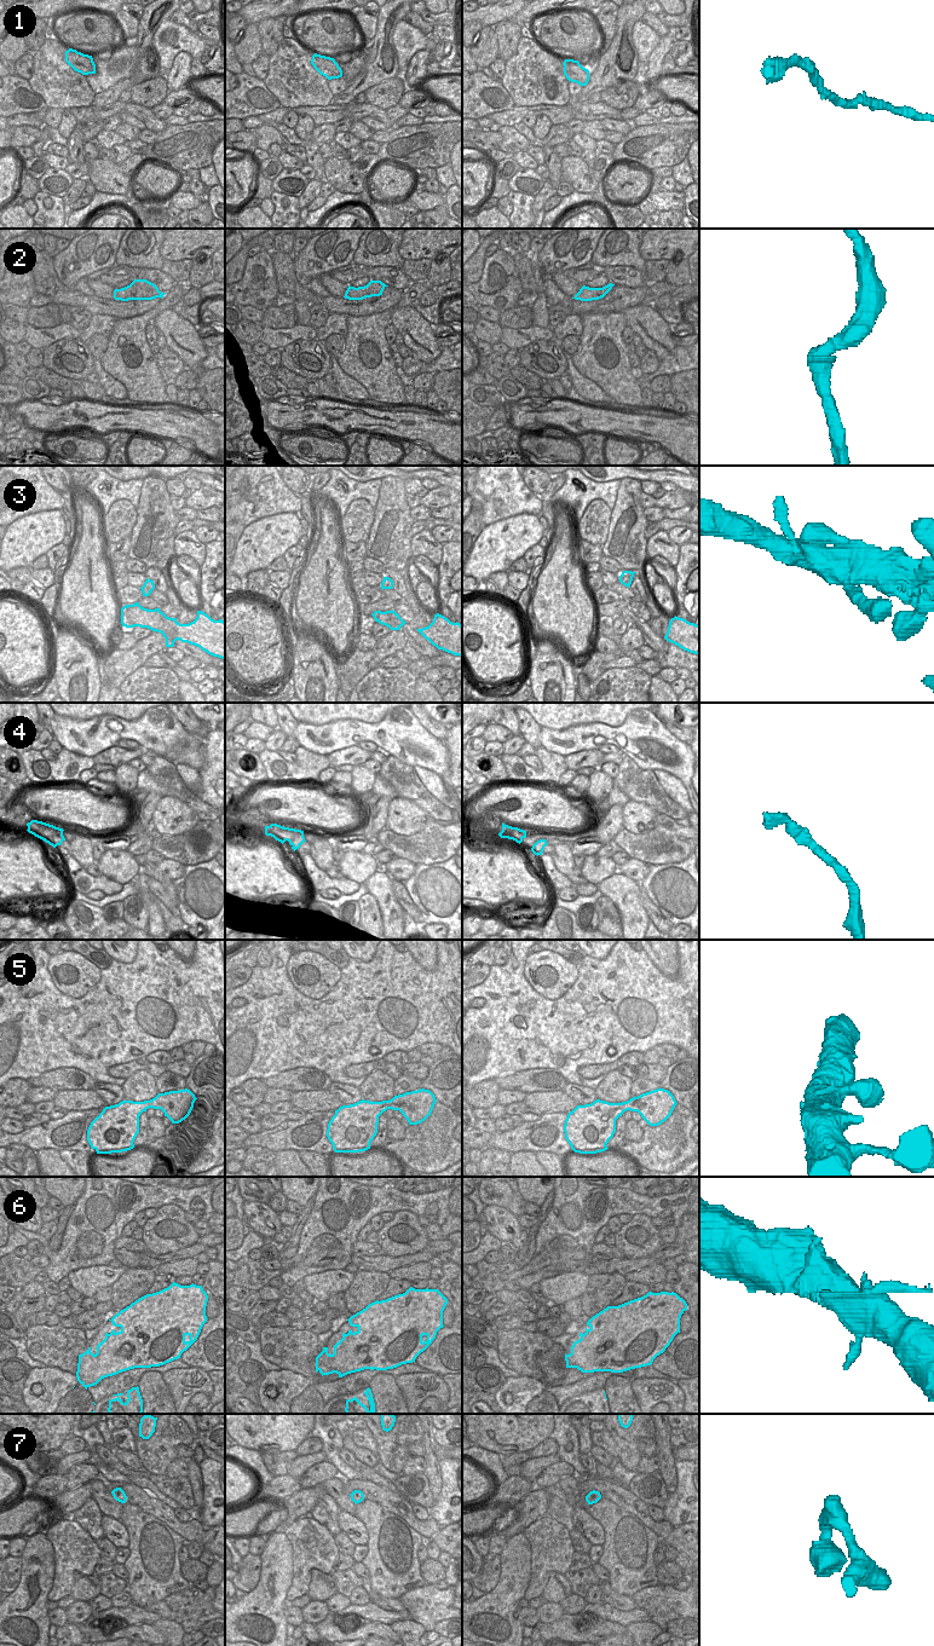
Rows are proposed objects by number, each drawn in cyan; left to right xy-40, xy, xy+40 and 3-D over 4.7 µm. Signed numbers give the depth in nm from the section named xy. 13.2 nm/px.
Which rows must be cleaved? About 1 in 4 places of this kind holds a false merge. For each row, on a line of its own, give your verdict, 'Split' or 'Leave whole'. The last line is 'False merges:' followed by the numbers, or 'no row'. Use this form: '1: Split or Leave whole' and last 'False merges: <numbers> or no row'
1: Leave whole
2: Leave whole
3: Leave whole
4: Leave whole
5: Leave whole
6: Leave whole
7: Leave whole
False merges: no row

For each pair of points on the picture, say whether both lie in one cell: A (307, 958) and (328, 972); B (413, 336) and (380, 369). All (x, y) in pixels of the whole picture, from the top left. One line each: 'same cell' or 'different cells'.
A: same cell
B: different cells

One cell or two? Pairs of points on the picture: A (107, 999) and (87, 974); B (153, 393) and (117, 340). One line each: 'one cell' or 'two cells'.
A: two cells
B: one cell

